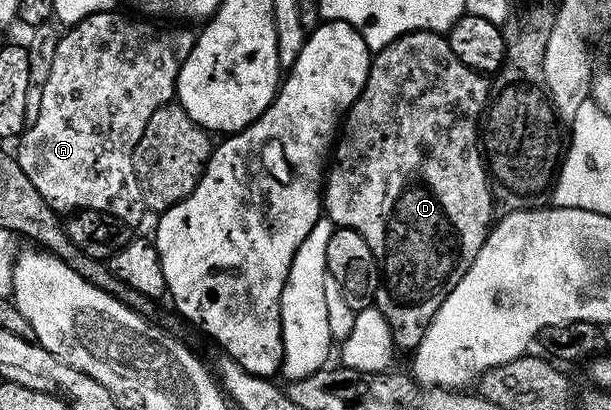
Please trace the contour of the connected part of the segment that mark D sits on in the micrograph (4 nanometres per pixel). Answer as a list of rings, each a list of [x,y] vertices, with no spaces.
[[[408,32],[390,42],[382,50],[378,50],[371,57],[368,65],[368,77],[358,94],[358,98],[348,109],[343,121],[342,131],[334,144],[334,155],[330,160],[330,167],[326,172],[326,179],[322,189],[322,212],[331,220],[336,228],[352,228],[362,238],[366,238],[366,246],[376,259],[380,271],[380,285],[376,291],[374,307],[386,318],[392,331],[392,342],[397,349],[408,348],[414,350],[422,342],[434,314],[438,314],[438,306],[446,302],[446,294],[458,286],[462,274],[470,270],[474,258],[478,258],[478,250],[486,242],[488,233],[494,223],[492,204],[494,197],[490,187],[490,177],[486,171],[486,164],[478,152],[478,129],[482,124],[482,117],[486,105],[490,100],[488,84],[481,73],[475,72],[470,66],[458,62],[458,54],[450,50],[447,39],[439,32]]]

